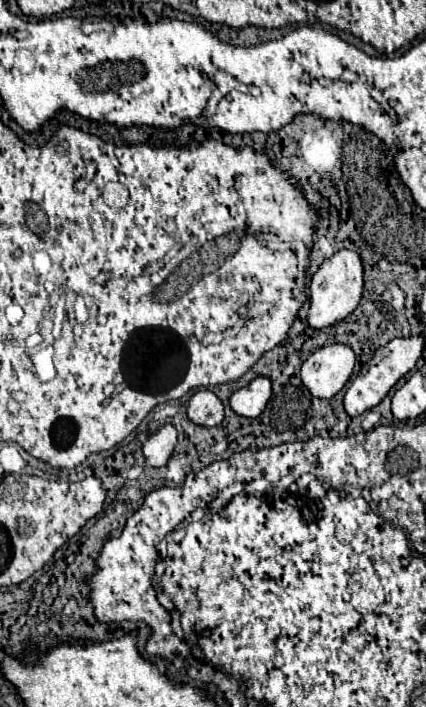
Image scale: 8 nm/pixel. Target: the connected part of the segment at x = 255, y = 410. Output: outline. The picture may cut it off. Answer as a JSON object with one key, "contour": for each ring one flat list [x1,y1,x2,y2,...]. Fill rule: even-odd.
{"contour":[[255,377,247,387,237,389,231,395,229,405,241,417,257,417,265,409,269,397,271,397,271,381,267,377]]}

